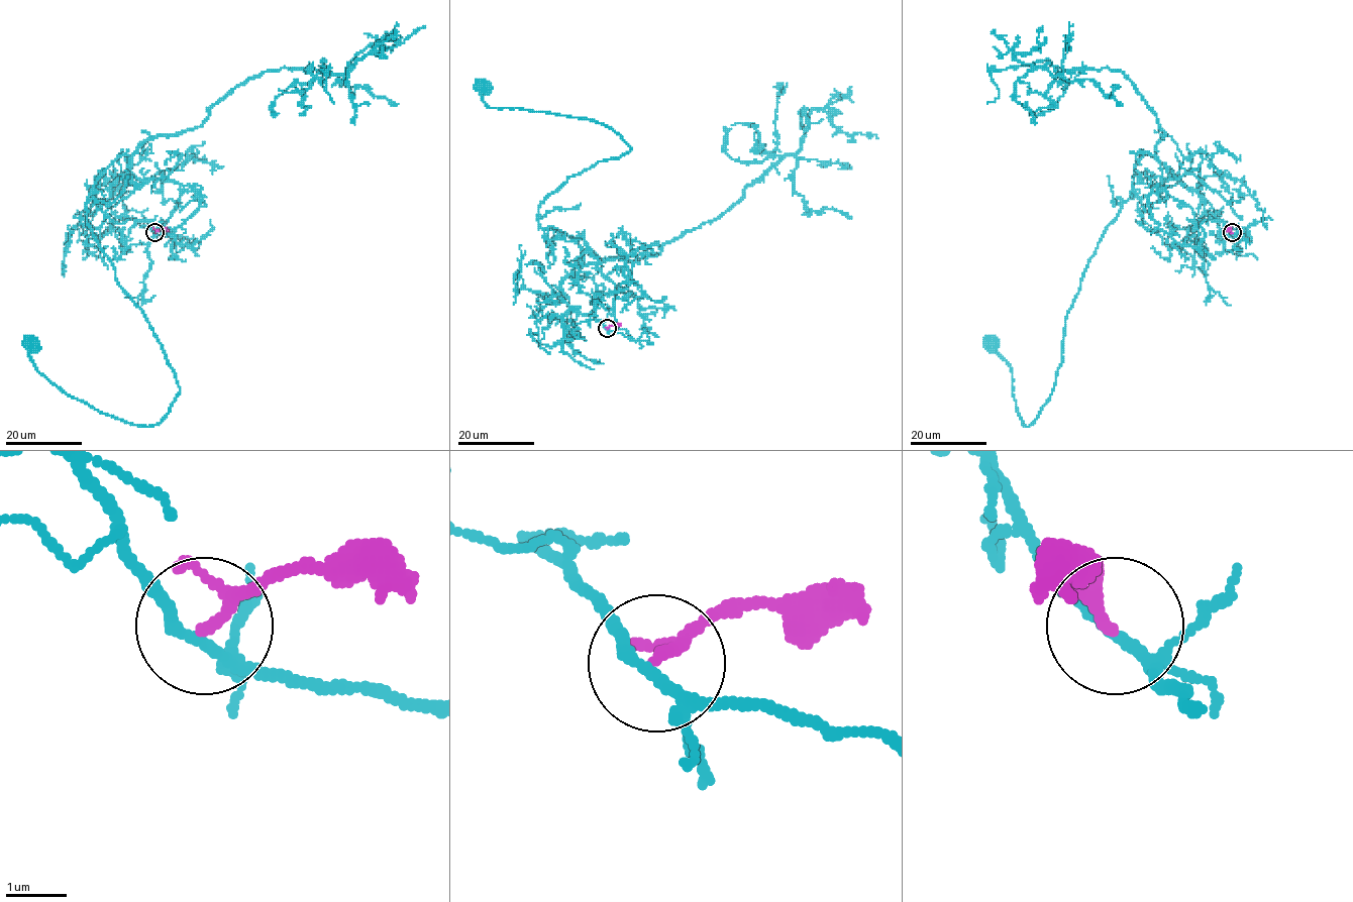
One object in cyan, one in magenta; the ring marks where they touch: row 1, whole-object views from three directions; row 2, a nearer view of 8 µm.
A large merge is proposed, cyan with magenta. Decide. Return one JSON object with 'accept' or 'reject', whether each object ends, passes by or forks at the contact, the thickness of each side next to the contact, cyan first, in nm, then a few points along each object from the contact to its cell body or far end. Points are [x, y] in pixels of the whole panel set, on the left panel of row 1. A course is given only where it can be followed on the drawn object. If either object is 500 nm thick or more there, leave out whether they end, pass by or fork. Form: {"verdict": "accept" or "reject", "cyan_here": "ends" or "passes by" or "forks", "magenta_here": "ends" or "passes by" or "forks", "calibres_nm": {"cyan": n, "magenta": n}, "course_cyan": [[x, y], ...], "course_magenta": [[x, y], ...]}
{"verdict": "reject", "cyan_here": "forks", "magenta_here": "passes by", "calibres_nm": {"cyan": 150, "magenta": 150}, "course_cyan": [[154, 232], [112, 211], [121, 155], [86, 224], [180, 388], [158, 424], [67, 396], [29, 342]], "course_magenta": [[154, 232], [161, 229], [168, 230]]}

